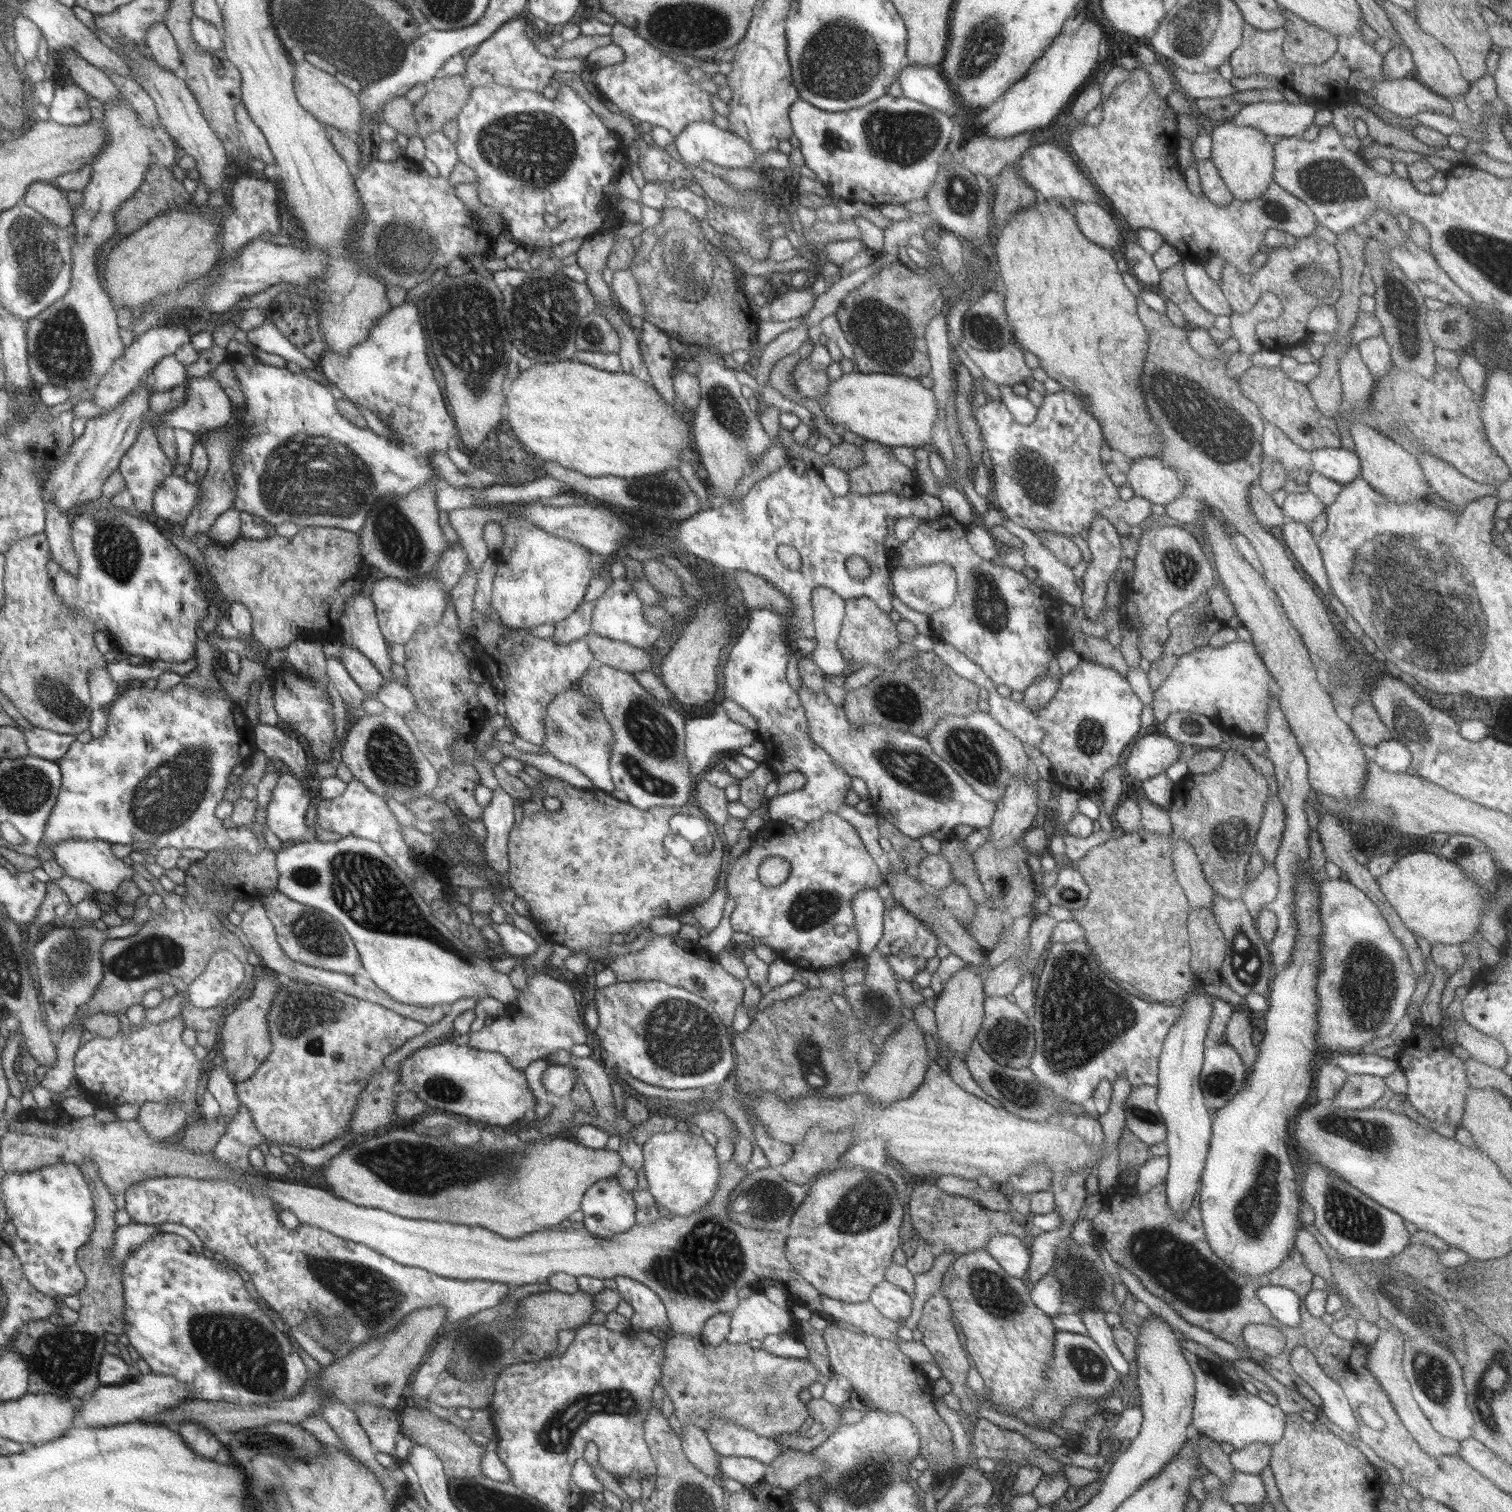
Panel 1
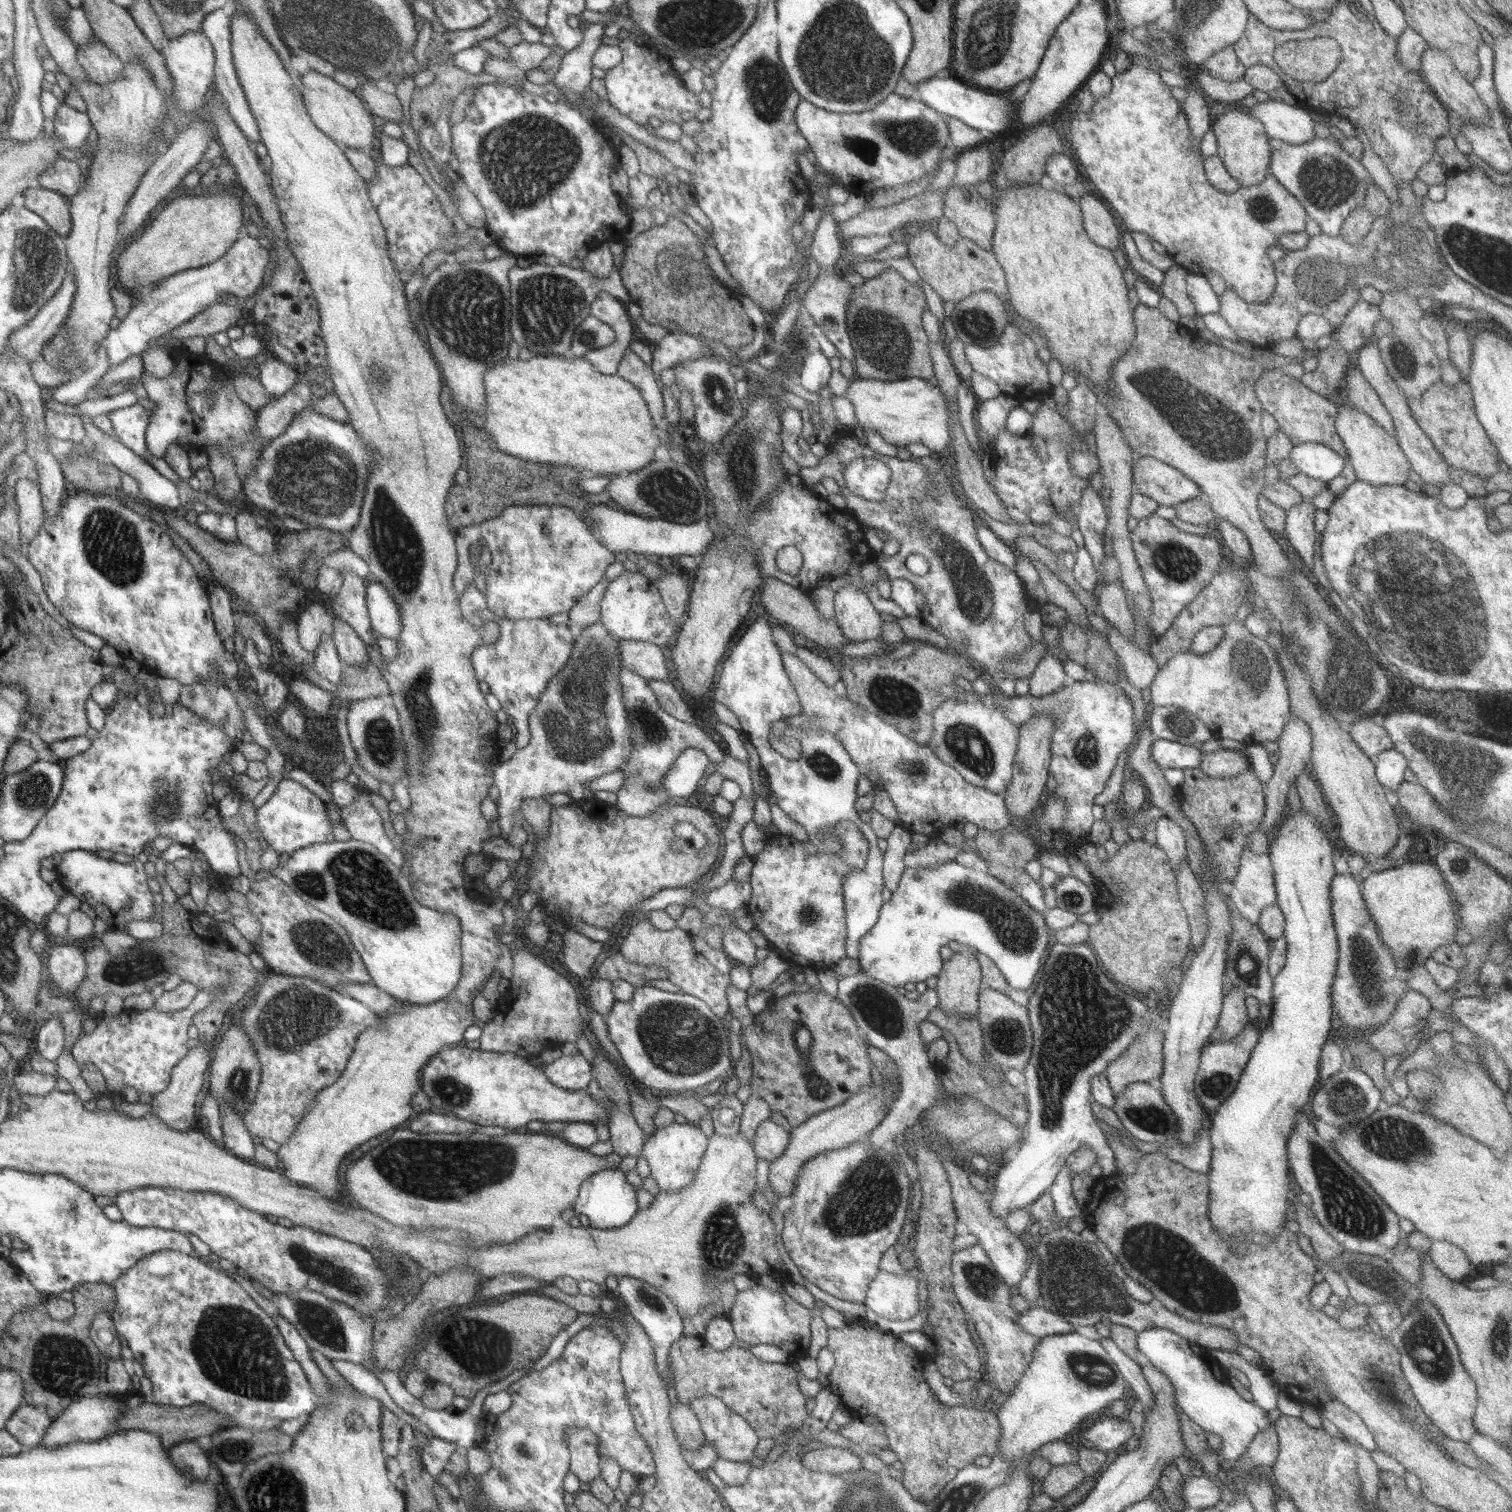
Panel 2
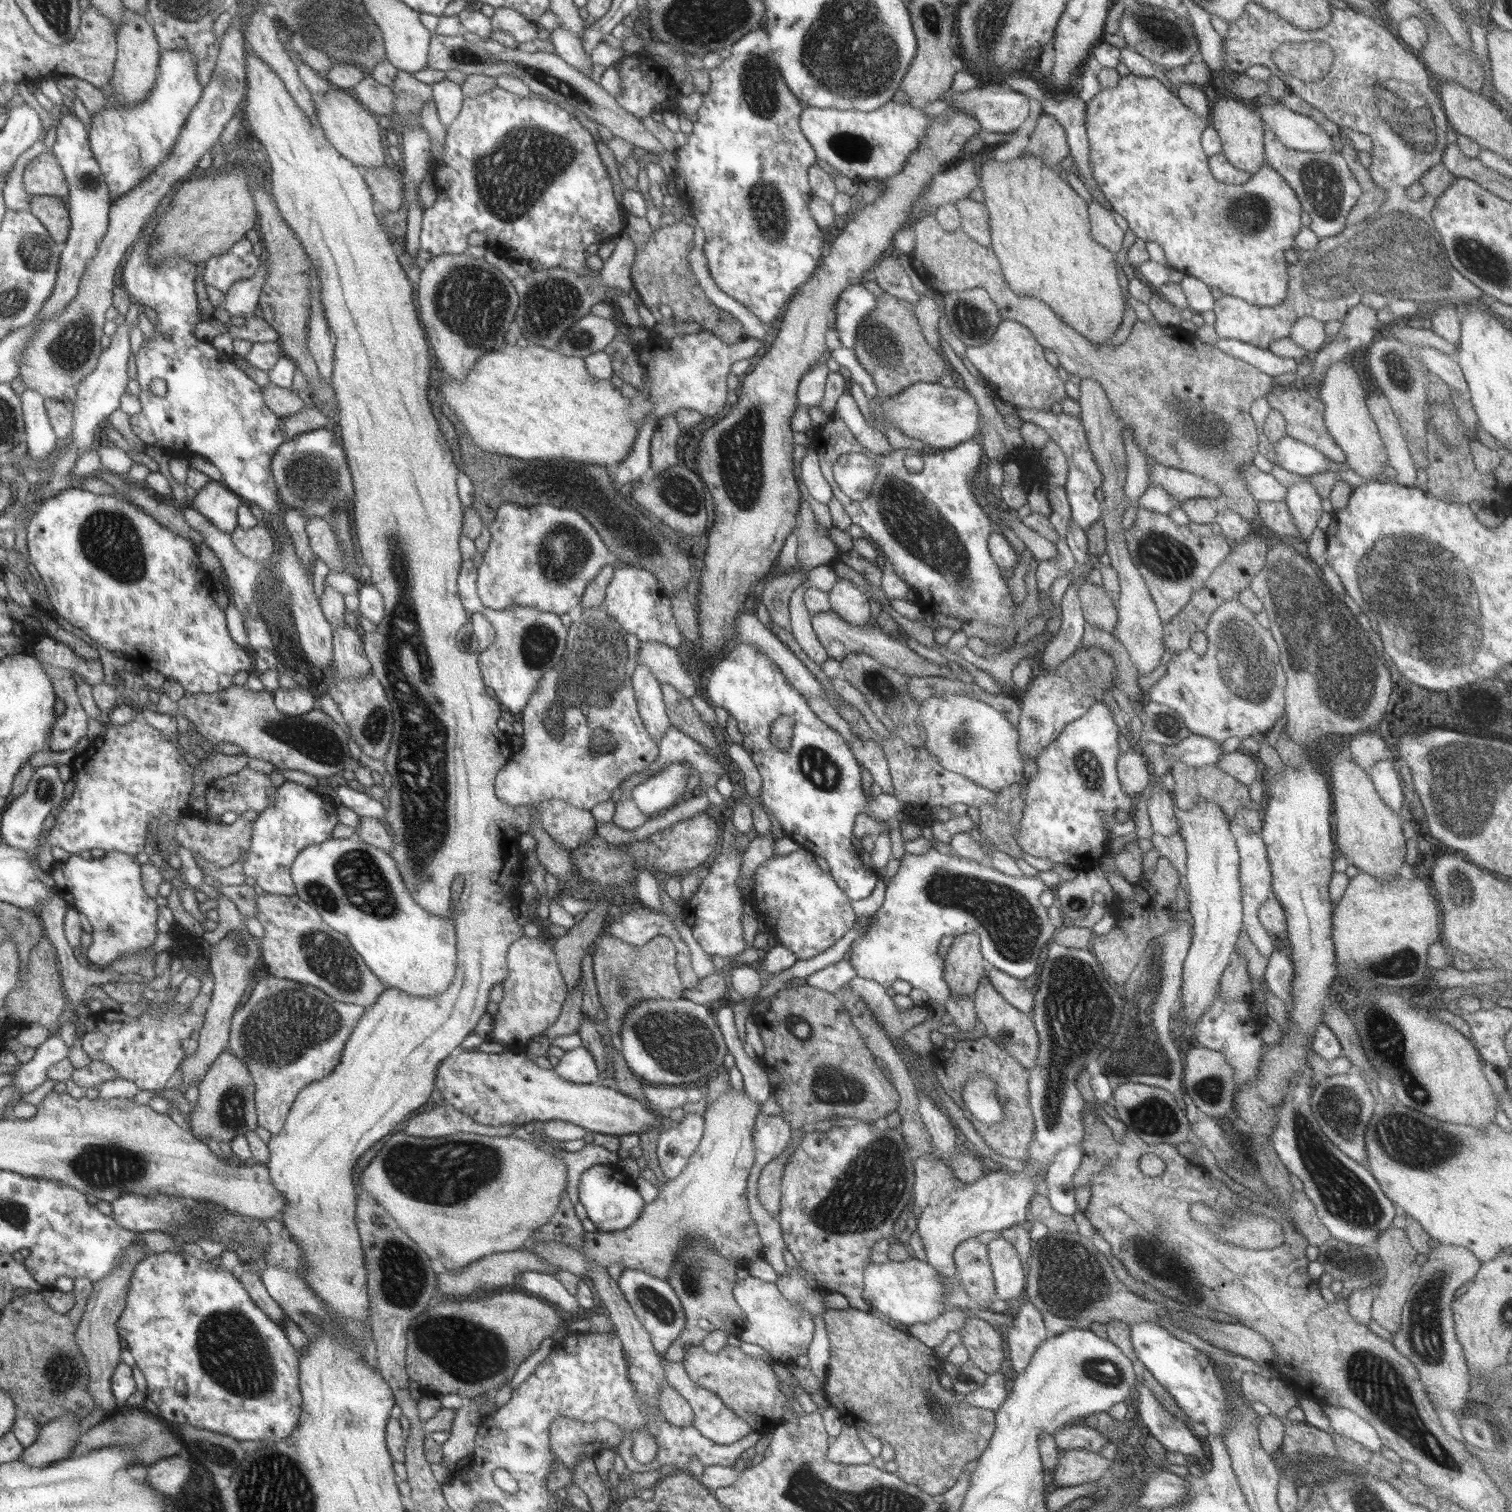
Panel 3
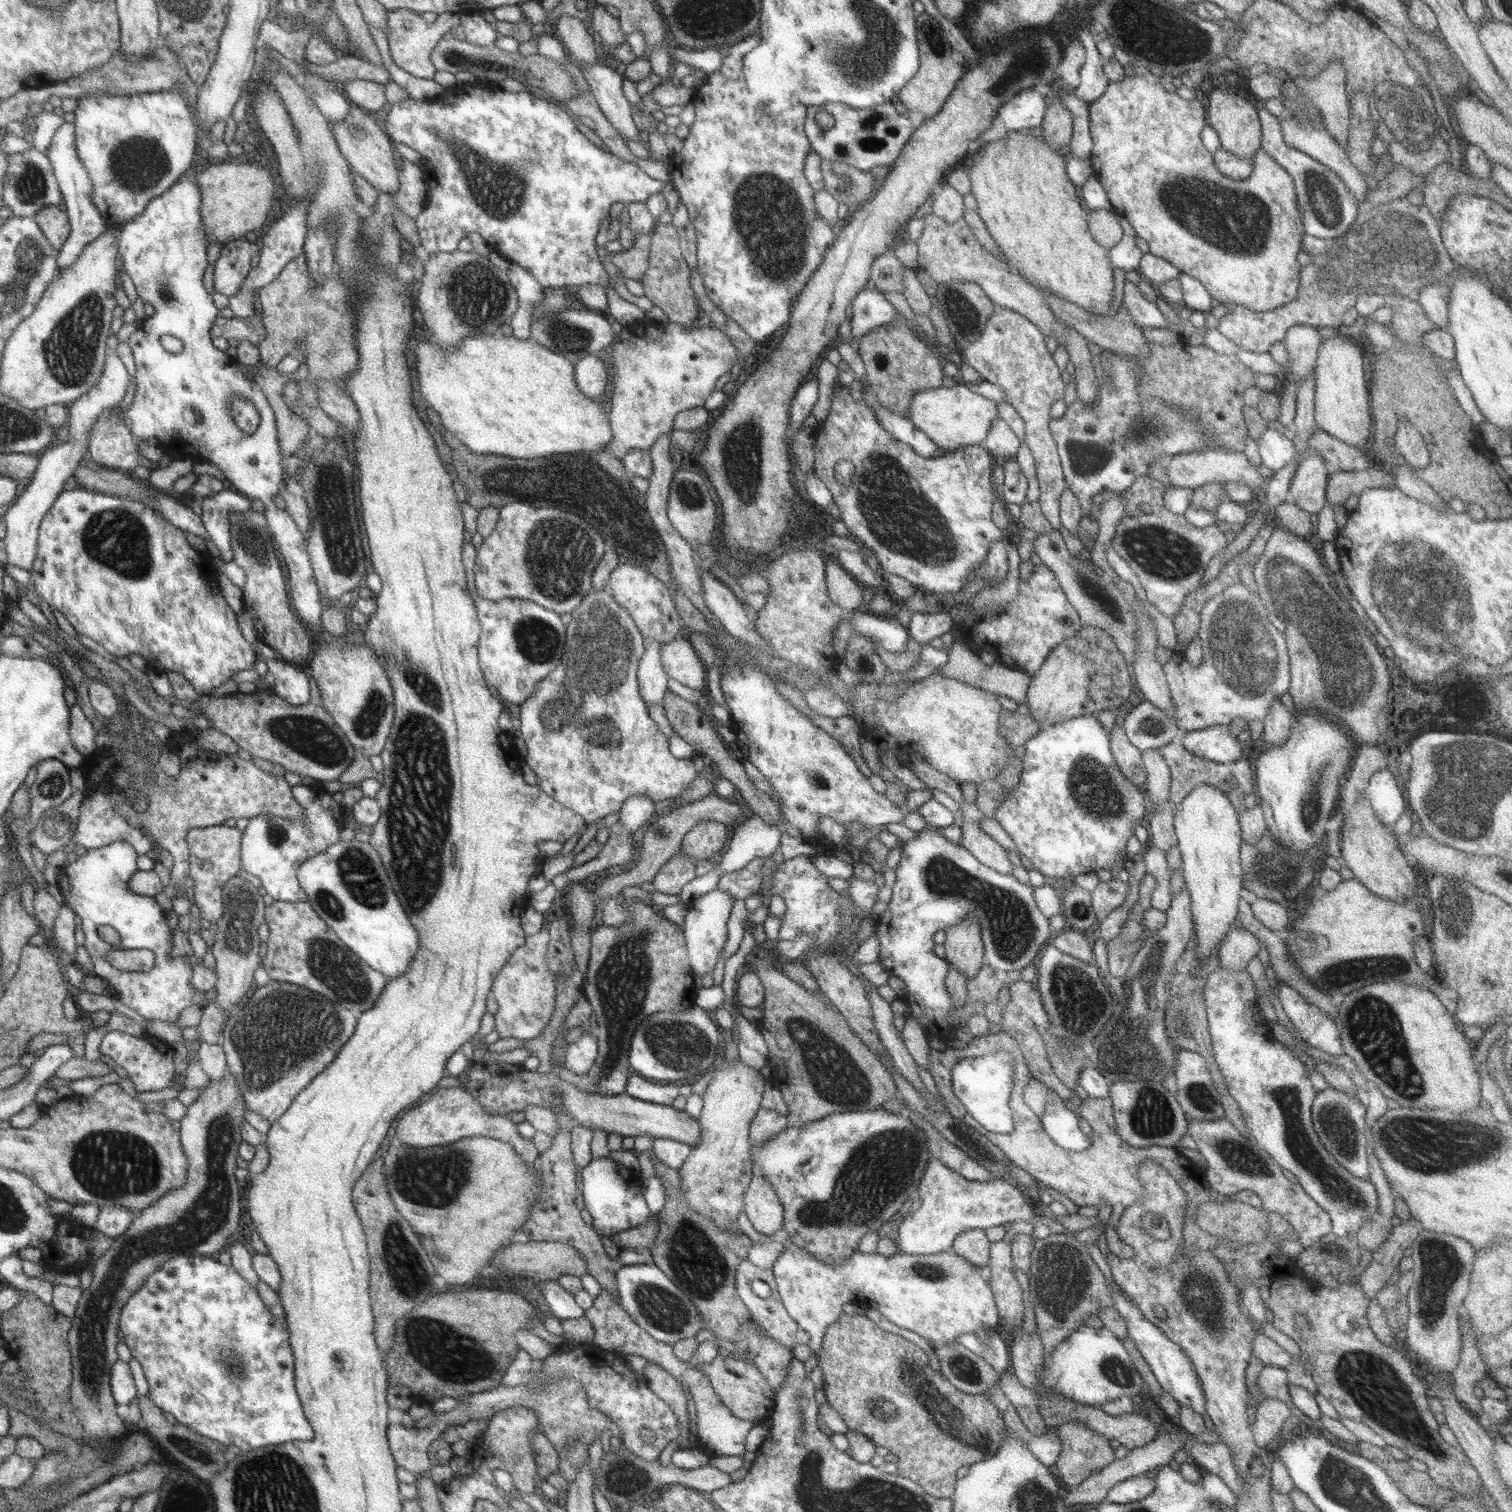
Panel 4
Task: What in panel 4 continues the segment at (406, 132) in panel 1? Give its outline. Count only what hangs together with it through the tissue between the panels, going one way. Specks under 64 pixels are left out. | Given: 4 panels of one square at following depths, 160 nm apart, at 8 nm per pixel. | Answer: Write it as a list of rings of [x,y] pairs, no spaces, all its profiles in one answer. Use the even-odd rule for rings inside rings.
[[[349,80],[341,85],[340,90],[352,105],[373,113],[387,110],[388,102],[383,84],[367,80]]]

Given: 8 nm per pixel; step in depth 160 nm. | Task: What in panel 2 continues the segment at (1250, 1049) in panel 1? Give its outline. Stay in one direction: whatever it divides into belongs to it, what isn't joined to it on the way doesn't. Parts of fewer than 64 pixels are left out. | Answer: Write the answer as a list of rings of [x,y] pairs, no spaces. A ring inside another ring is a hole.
[[[1233,986],[1231,991],[1224,995],[1223,1007],[1217,1020],[1217,1029],[1226,1037],[1235,1038],[1241,1034],[1250,1022],[1244,992],[1241,988]]]

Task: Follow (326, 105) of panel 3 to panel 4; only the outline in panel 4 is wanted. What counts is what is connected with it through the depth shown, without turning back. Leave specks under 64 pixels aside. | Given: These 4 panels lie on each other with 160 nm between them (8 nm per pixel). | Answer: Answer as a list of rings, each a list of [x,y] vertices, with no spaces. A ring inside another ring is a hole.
[[[350,105],[343,119],[332,124],[333,137],[336,139],[339,151],[347,157],[353,170],[379,190],[381,195],[394,194],[400,188],[398,172],[402,162],[396,158],[398,152],[394,152],[391,136],[384,134],[378,122],[368,112],[362,112],[359,106]]]

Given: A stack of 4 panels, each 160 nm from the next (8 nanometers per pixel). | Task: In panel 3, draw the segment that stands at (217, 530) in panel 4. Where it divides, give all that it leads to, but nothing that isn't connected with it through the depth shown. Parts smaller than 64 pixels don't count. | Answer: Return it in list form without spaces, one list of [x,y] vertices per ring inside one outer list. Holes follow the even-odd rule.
[[[210,479],[196,494],[191,502],[191,506],[201,512],[213,522],[220,530],[230,533],[238,527],[238,510],[242,504],[241,498],[237,493],[226,488],[221,481]]]

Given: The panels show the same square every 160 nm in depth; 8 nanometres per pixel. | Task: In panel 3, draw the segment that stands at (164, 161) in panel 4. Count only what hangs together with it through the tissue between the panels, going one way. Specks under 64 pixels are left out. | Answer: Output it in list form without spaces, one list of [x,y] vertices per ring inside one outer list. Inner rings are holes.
[[[162,51],[161,59],[159,62],[160,69],[158,74],[158,81],[155,83],[155,86],[152,87],[152,90],[149,92],[149,95],[142,104],[137,104],[136,106],[111,106],[111,108],[105,108],[104,110],[97,112],[97,114],[92,114],[92,126],[87,129],[89,133],[90,148],[92,149],[95,159],[98,161],[98,164],[102,169],[103,175],[105,176],[106,184],[108,185],[112,198],[117,199],[122,195],[126,195],[128,191],[132,191],[134,190],[134,188],[138,187],[139,184],[144,182],[147,179],[147,176],[151,175],[155,171],[155,168],[159,167],[159,164],[163,163],[163,160],[167,159],[167,156],[170,155],[172,151],[174,151],[175,144],[180,134],[183,132],[183,128],[187,124],[187,120],[191,114],[191,111],[194,110],[196,106],[198,106],[199,100],[203,96],[204,84],[199,79],[199,75],[196,72],[195,68],[197,62],[196,59],[193,58],[195,58],[195,56],[190,51]]]

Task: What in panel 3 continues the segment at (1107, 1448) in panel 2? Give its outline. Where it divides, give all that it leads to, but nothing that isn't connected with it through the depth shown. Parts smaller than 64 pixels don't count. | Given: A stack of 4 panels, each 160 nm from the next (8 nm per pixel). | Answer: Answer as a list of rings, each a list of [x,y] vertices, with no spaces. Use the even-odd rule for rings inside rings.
[[[1080,1424],[1059,1429],[1053,1437],[1062,1452],[1078,1448],[1101,1452],[1102,1448],[1109,1442],[1109,1438],[1104,1433]]]

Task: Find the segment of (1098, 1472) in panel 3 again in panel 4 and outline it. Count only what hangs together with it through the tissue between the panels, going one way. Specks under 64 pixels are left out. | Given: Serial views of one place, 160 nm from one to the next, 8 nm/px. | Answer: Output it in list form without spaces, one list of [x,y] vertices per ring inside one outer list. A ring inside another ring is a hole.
[[[1063,1423],[1052,1430],[1058,1433],[1062,1441],[1062,1452],[1053,1464],[1056,1466],[1054,1473],[1065,1488],[1078,1486],[1093,1472],[1102,1470],[1115,1459],[1115,1450],[1110,1447],[1109,1440],[1090,1431],[1084,1423]]]

